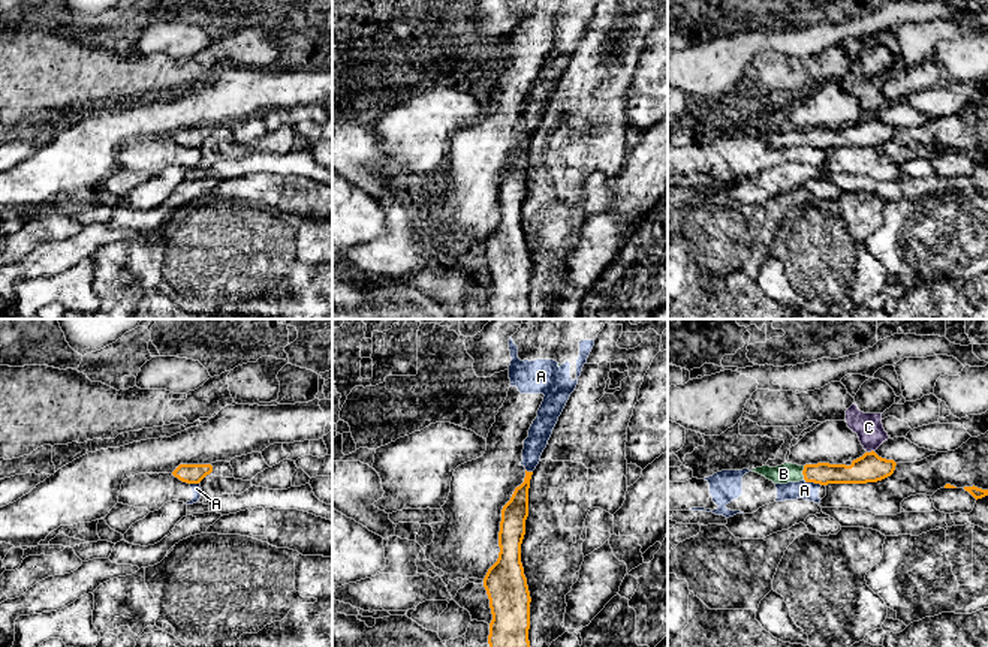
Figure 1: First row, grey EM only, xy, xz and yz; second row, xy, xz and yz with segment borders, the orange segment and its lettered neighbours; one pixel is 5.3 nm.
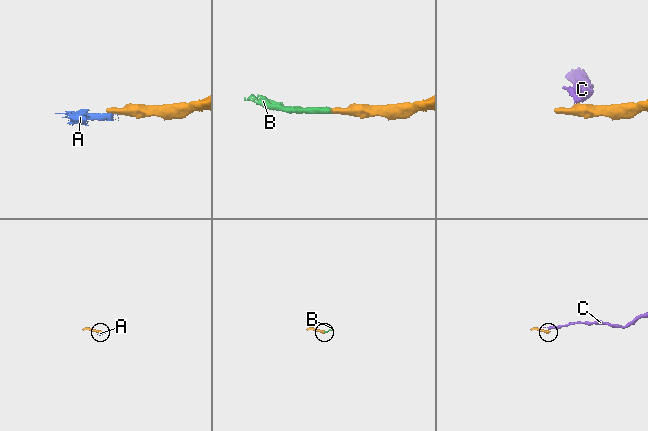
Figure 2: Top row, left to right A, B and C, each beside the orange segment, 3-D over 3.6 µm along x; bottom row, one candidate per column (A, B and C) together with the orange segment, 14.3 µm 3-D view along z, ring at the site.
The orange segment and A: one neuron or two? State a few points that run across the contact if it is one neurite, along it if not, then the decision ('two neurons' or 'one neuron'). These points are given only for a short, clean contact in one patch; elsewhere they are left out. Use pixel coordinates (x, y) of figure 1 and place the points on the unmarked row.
line yz (804, 146), (813, 146), (821, 150); two neurons

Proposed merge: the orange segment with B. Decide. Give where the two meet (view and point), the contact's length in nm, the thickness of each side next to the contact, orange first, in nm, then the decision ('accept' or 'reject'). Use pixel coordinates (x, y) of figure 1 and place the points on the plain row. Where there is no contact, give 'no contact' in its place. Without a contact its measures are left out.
contact yz (803, 138); length 80 nm; calibres 120 and 110 nm; accept

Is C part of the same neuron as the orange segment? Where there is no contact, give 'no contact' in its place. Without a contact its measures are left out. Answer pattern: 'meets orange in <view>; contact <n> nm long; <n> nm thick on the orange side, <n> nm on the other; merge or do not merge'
meets orange in yz; contact 40 nm long; 160 nm thick on the orange side, 150 nm on the other; do not merge

